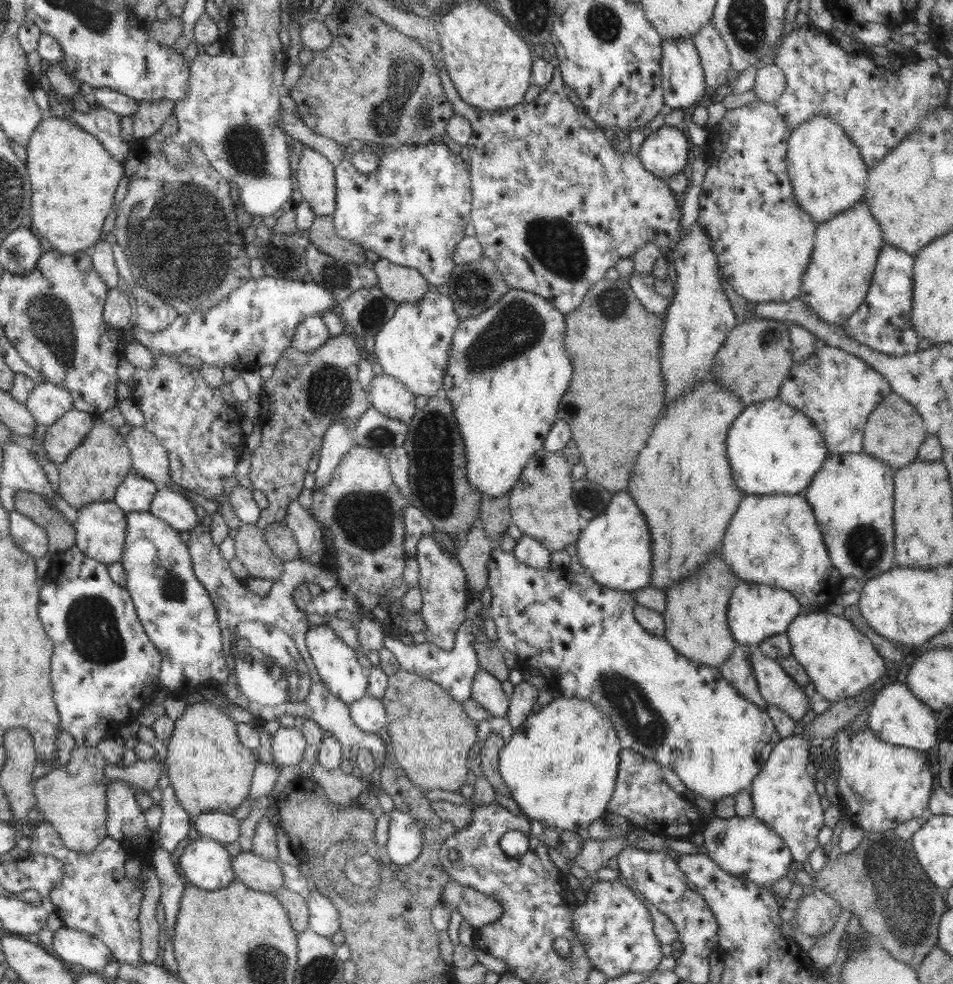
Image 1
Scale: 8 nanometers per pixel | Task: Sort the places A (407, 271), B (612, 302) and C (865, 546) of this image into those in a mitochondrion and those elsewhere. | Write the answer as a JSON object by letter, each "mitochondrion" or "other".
{"A":"other","B":"mitochondrion","C":"mitochondrion"}

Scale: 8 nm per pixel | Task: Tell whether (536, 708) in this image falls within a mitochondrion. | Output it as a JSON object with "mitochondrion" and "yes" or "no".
{"mitochondrion":"no"}

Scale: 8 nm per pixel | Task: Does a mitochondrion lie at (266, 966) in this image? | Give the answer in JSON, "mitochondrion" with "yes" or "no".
{"mitochondrion":"yes"}

